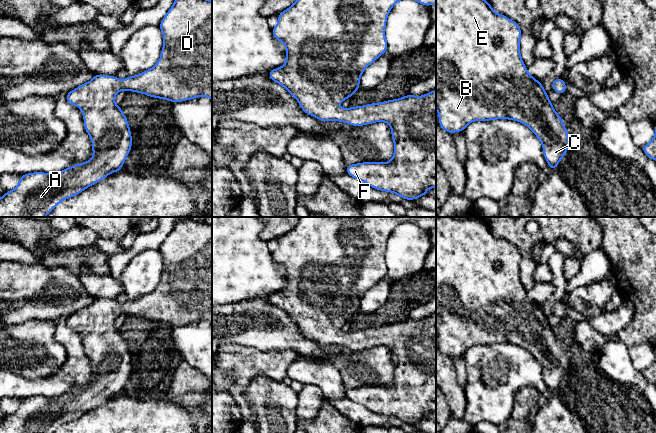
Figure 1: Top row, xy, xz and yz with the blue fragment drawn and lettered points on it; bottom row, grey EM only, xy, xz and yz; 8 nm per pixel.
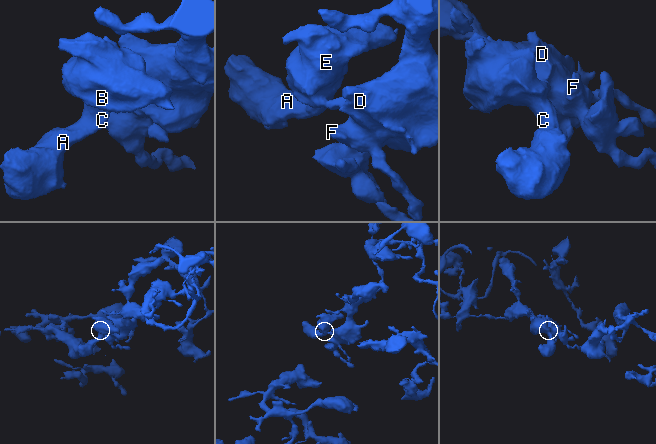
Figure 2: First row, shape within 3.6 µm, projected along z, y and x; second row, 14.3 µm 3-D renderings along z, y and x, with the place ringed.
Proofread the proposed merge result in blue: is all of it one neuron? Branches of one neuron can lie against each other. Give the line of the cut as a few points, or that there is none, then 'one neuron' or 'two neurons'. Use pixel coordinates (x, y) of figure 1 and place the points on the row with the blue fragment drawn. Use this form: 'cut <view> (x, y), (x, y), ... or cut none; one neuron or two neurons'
cut none; one neuron

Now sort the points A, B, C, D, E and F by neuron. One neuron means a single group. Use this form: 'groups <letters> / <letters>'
groups A B C D E F

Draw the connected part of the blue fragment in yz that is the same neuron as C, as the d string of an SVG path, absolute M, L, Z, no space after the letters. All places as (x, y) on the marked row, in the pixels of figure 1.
M436 0L436 109L439 116L440 127L450 133L463 132L473 121L490 121L497 119L509 119L526 125L541 141L544 158L551 170L556 170L560 160L566 154L570 137L562 118L552 106L542 83L528 73L528 69L522 61L520 54L521 28L518 23L508 17L496 13L487 0Z

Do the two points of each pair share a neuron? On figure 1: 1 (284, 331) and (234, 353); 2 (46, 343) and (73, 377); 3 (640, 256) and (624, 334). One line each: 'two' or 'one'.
1: two
2: two
3: one

